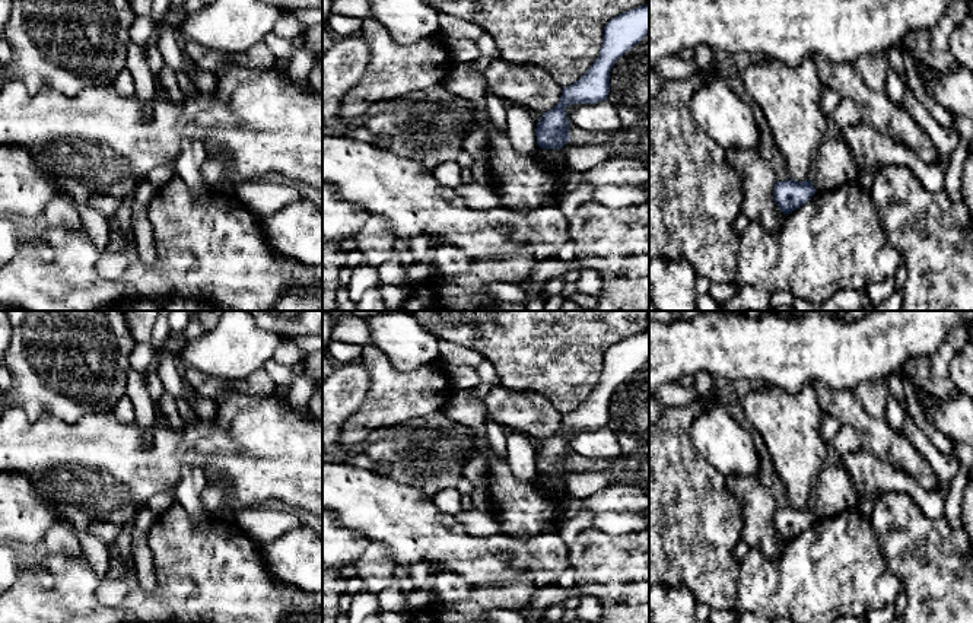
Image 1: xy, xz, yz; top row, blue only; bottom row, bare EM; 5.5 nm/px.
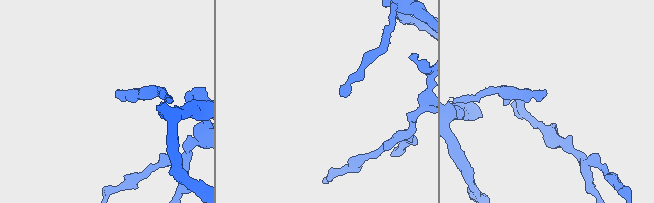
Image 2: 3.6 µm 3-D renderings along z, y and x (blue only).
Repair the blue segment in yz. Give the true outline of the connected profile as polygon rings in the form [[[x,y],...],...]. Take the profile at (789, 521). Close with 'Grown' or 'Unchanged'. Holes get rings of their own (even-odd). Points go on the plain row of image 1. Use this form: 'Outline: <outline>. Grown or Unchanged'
Outline: [[[794,506],[776,509],[773,522],[783,538],[783,541],[789,541],[804,530],[807,530],[815,521],[815,515],[811,506],[804,509],[796,509]]]. Unchanged

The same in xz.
Outline: [[[649,330],[624,338],[605,352],[601,378],[591,395],[578,409],[563,414],[559,430],[537,449],[535,463],[541,476],[560,477],[570,467],[566,433],[605,427],[613,392],[648,360]]]. Unchanged

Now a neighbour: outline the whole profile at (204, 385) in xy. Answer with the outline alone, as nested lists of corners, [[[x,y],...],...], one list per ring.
[[[179,365],[182,378],[194,392],[206,398],[217,398],[225,391],[265,395],[270,392],[268,374],[265,369],[255,371],[242,381],[216,381],[187,365]]]

